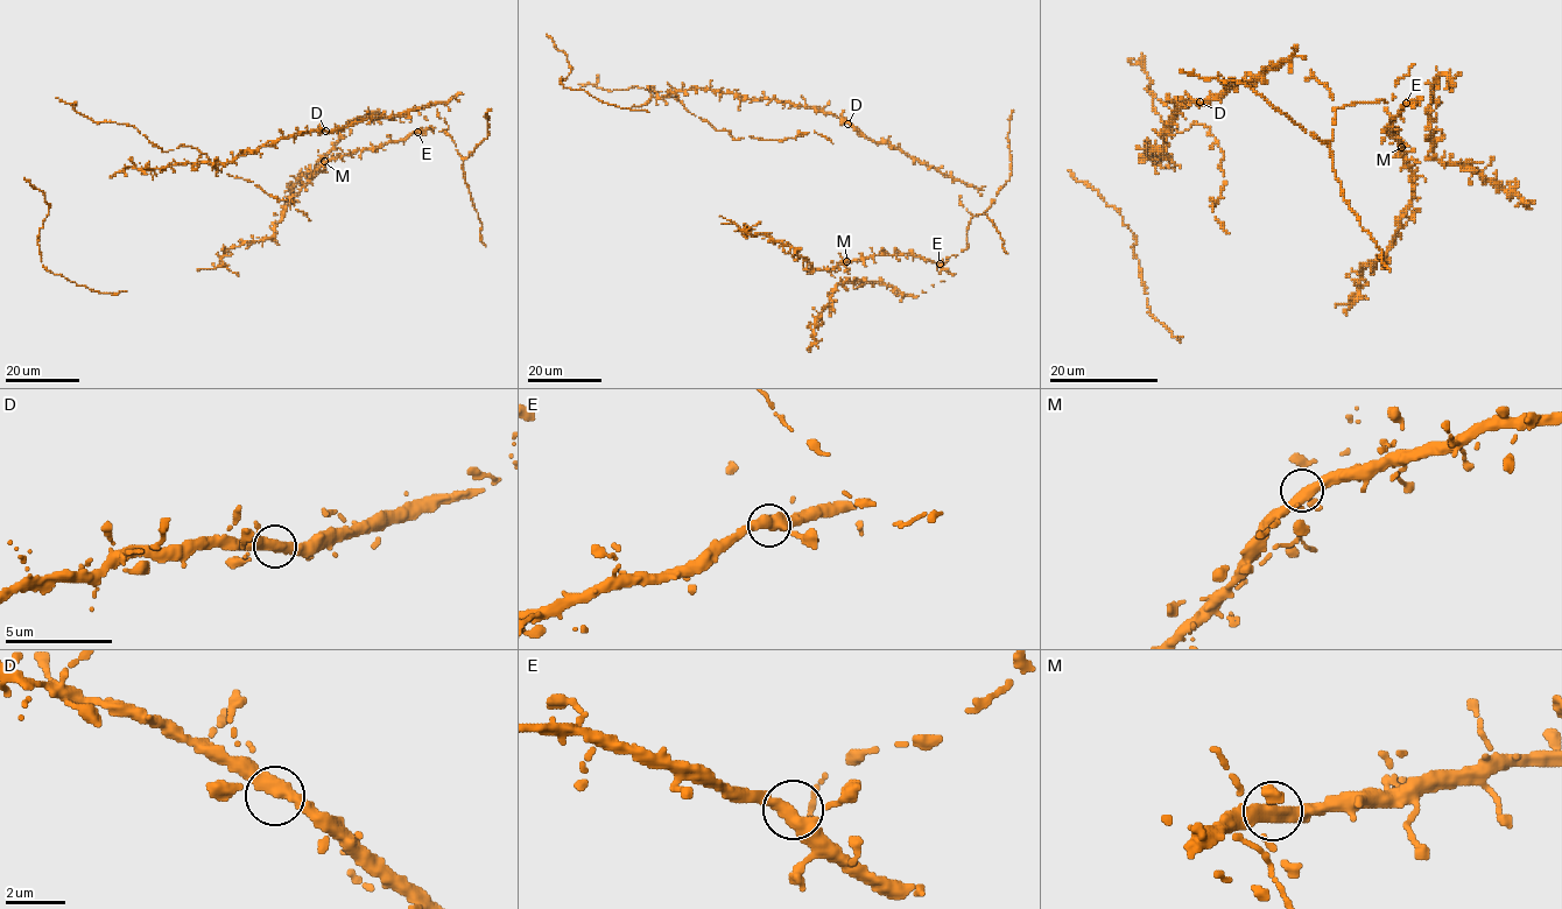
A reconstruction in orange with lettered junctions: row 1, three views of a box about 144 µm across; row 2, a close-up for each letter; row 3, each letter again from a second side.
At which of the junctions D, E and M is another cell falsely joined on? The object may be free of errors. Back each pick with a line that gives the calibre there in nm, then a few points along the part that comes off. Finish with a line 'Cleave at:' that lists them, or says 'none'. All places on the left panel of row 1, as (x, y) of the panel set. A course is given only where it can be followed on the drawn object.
Cleave at: none

